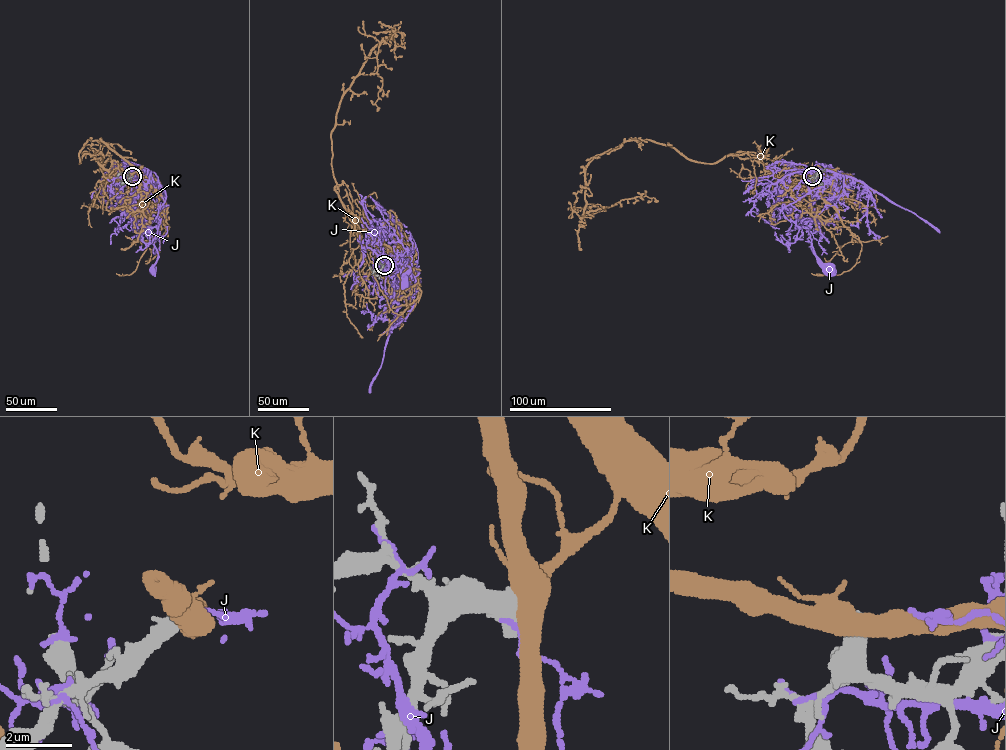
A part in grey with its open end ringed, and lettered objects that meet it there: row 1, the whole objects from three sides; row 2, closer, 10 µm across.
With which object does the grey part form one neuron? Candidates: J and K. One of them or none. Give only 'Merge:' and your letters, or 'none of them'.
Merge: none of them

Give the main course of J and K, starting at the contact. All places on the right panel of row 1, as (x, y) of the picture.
J: (812, 176), (818, 177), (821, 186), (811, 212), (811, 243), (815, 256), (832, 269)
K: (812, 176), (767, 170), (745, 152), (691, 161), (647, 139), (587, 166), (584, 213), (658, 201)

